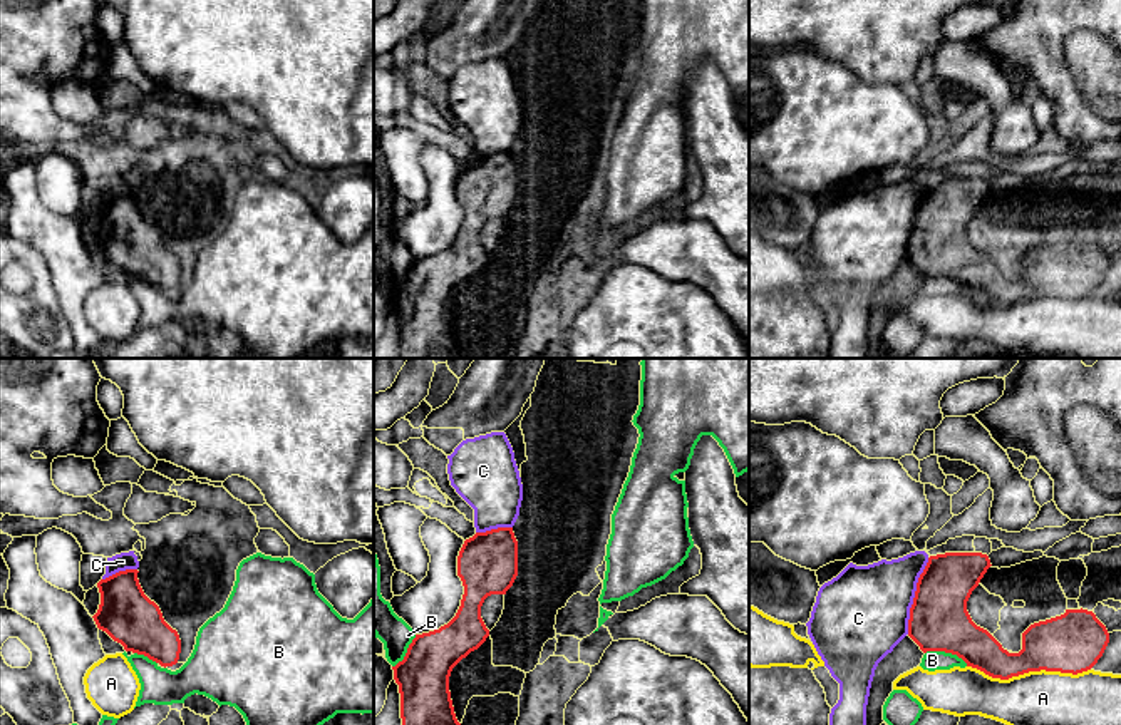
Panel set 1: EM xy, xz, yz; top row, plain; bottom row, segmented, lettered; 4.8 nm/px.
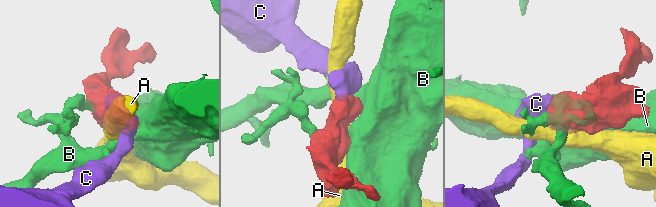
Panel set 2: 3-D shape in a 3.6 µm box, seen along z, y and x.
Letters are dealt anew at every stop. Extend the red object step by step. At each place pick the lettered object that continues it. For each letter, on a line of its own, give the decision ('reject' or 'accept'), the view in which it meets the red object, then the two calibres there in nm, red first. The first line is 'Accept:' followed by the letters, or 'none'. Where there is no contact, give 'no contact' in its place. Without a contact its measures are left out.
Accept: none
A: reject; meets red in yz; 280 nm thick on the red side, 260 nm on the other
B: reject; meets red in yz; 280 nm thick on the red side, 100 nm on the other
C: reject; meets red in yz; 280 nm thick on the red side, 420 nm on the other

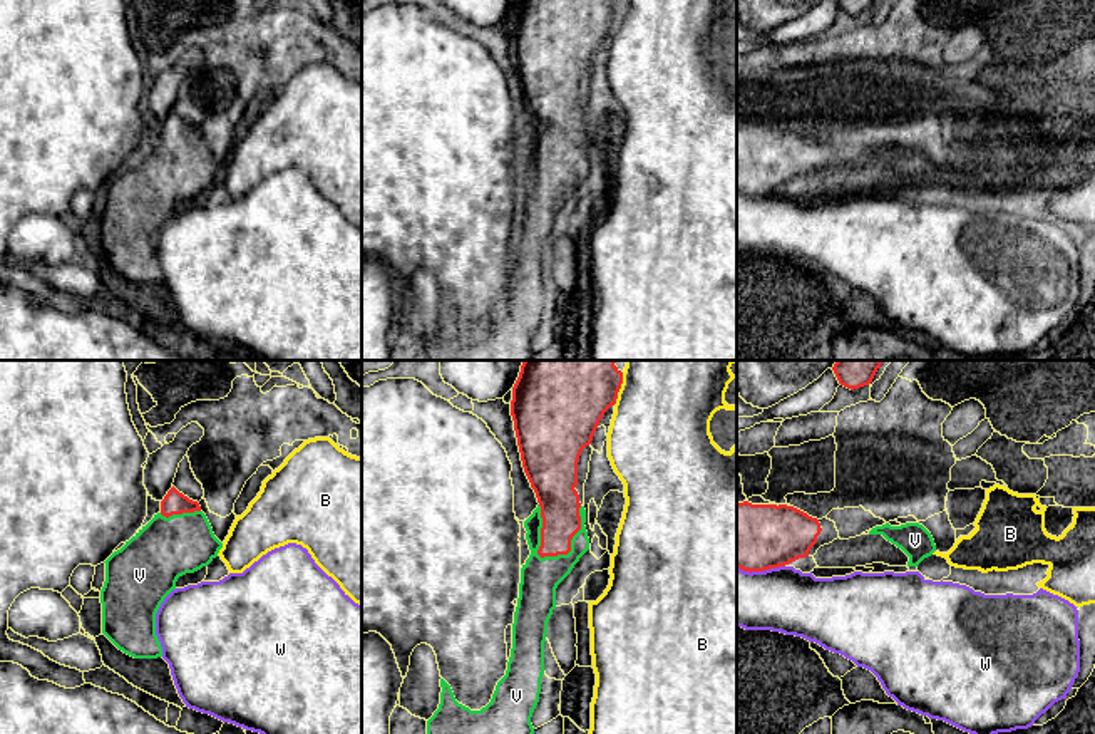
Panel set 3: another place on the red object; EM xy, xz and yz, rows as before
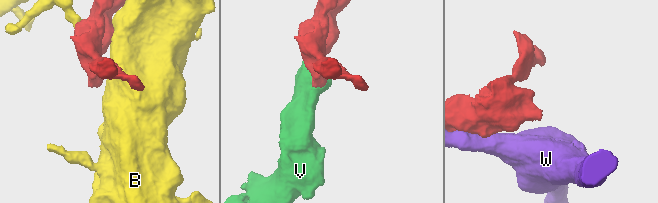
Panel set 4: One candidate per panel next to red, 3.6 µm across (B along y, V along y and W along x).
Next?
Accept: V
B: reject; meets red in xz; 460 nm thick on the red side, 480 nm on the other
V: accept; meets red in xz; 190 nm thick on the red side, 190 nm on the other
W: reject; meets red in yz; 320 nm thick on the red side, 320 nm on the other

